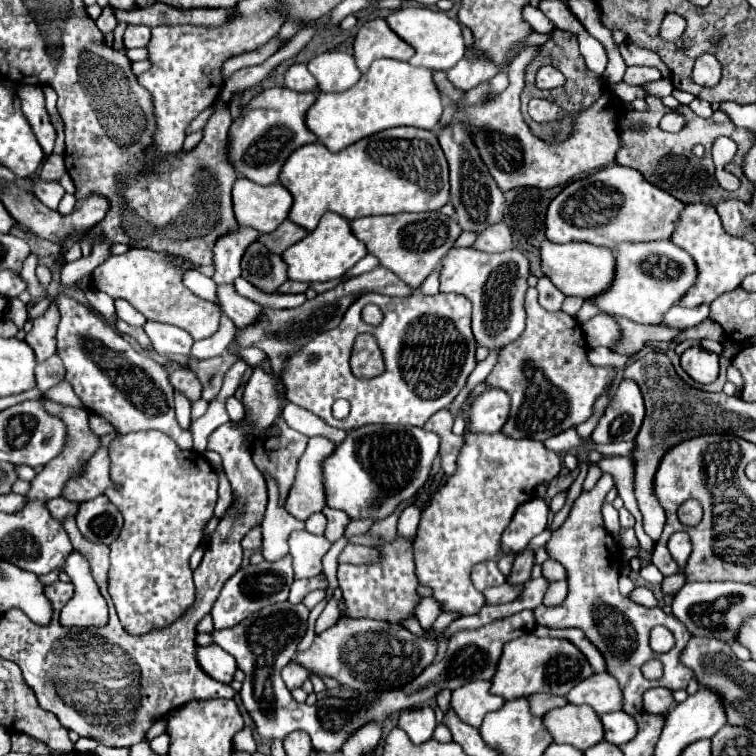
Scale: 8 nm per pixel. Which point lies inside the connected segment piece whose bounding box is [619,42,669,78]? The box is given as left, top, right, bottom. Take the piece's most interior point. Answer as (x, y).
(632, 55)

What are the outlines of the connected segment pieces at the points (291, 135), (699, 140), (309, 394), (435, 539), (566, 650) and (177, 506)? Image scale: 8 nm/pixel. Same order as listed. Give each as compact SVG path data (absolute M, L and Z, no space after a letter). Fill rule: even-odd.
M277 86L257 94L229 128L231 158L235 170L257 184L265 186L275 184L291 152L317 140L305 124L307 110L313 106L315 100L317 100L315 94L299 94L289 88L277 88Z
M651 96L647 98L647 104L649 104L649 112L627 112L619 126L621 126L621 140L623 140L623 148L617 152L617 162L621 166L629 166L629 168L635 168L639 170L651 184L659 186L661 190L673 194L675 198L679 198L681 202L685 204L717 204L725 198L739 198L743 202L749 202L753 198L753 184L743 176L743 156L751 150L751 144L755 144L755 134L753 132L747 132L745 128L735 128L735 124L731 124L731 120L727 120L727 116L723 116L723 112L715 112L709 120L707 118L699 118L689 106L683 106L683 114L687 118L687 126L677 132L677 134L669 134L669 132L663 132L659 128L659 122L661 118L665 116L665 112L669 112L667 106L663 106L663 102L657 98L657 96ZM717 136L729 136L737 142L739 150L737 150L737 156L725 166L727 172L735 174L739 180L741 180L741 188L737 192L727 192L719 186L719 182L715 180L715 164L711 160L711 144ZM695 144L703 144L705 146L705 156L703 158L697 158L693 156L693 146Z
M438 293L435 296L425 296L425 294L411 294L405 298L391 298L383 294L363 294L355 304L349 306L345 312L341 324L333 330L321 332L315 340L311 340L301 352L293 354L289 358L287 370L283 374L283 382L287 386L287 398L289 402L313 412L321 420L325 420L329 426L341 428L341 430L353 430L365 424L411 424L411 426L423 426L435 412L441 408L447 408L453 398L461 392L461 388L467 382L467 376L475 368L475 338L471 332L471 302L465 296L459 294ZM367 304L377 304L383 312L383 322L379 326L371 326L363 322L361 310ZM361 332L371 332L377 336L383 358L385 358L385 372L377 378L361 380L351 374L349 366L349 356L353 348L353 340ZM335 400L347 400L351 404L351 412L345 420L337 420L331 414L331 406Z
M501 432L495 434L465 434L465 446L459 454L457 472L447 478L447 482L431 496L431 502L421 514L419 522L419 538L415 540L415 564L417 564L417 578L423 586L433 590L433 598L441 604L443 612L459 612L461 616L477 614L485 604L483 594L471 584L471 568L483 560L497 560L501 572L509 576L515 556L503 554L499 548L501 534L505 526L511 522L515 510L535 496L535 490L541 484L549 484L561 470L559 454L547 450L541 442L521 438L513 440Z
M527 634L505 644L497 672L493 676L491 692L503 696L505 700L531 696L537 692L547 692L555 696L565 696L577 680L589 678L593 674L591 664L583 652L565 638L539 638Z
M158 430L121 434L117 440L111 442L109 454L111 454L111 482L117 484L119 488L107 488L105 496L121 510L121 514L125 518L125 526L123 526L119 538L115 538L111 542L111 546L109 546L109 560L111 560L111 568L109 568L109 596L111 596L111 600L113 600L115 608L117 608L117 616L119 616L123 628L127 632L131 632L131 634L147 634L147 632L151 632L155 628L165 628L167 624L173 624L195 602L195 584L193 584L193 572L189 568L189 558L197 550L197 546L201 544L203 530L205 530L207 522L213 518L213 508L215 508L215 502L217 502L217 476L213 476L213 466L200 454L195 453L195 451L180 449L169 436Z

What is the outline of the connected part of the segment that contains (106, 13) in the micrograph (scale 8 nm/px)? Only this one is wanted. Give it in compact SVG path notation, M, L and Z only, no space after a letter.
M107 6L107 8L103 10L103 14L97 18L97 28L99 28L99 30L103 32L103 36L105 36L105 34L113 32L115 26L117 26L117 20L115 20L115 16L113 16L111 6Z

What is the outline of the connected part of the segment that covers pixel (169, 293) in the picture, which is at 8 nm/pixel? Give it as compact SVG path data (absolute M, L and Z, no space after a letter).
M131 248L121 256L111 256L105 264L93 270L93 288L109 294L111 298L123 298L131 302L147 320L157 320L187 330L193 340L209 338L219 328L221 310L217 304L207 302L185 288L181 282L183 272L185 270L169 264L169 254Z

